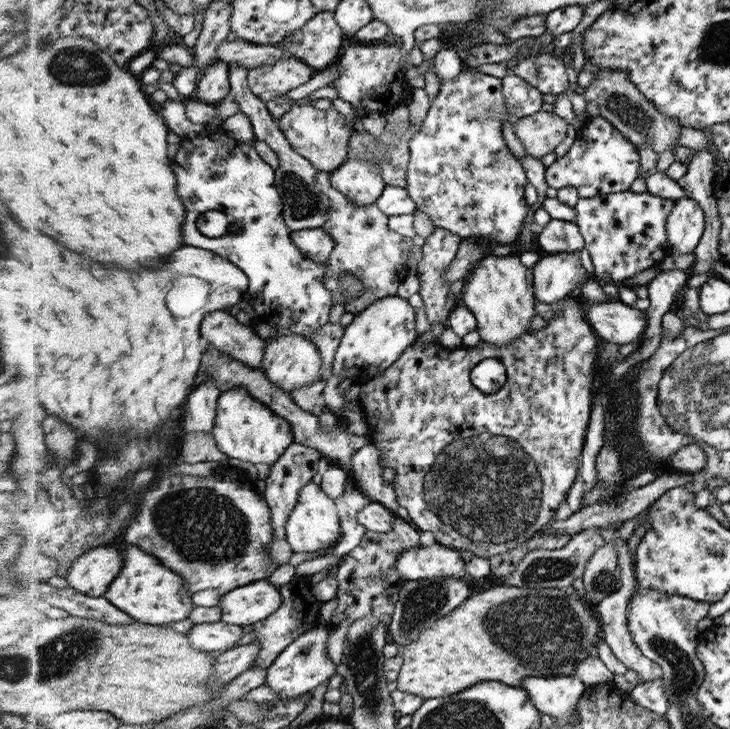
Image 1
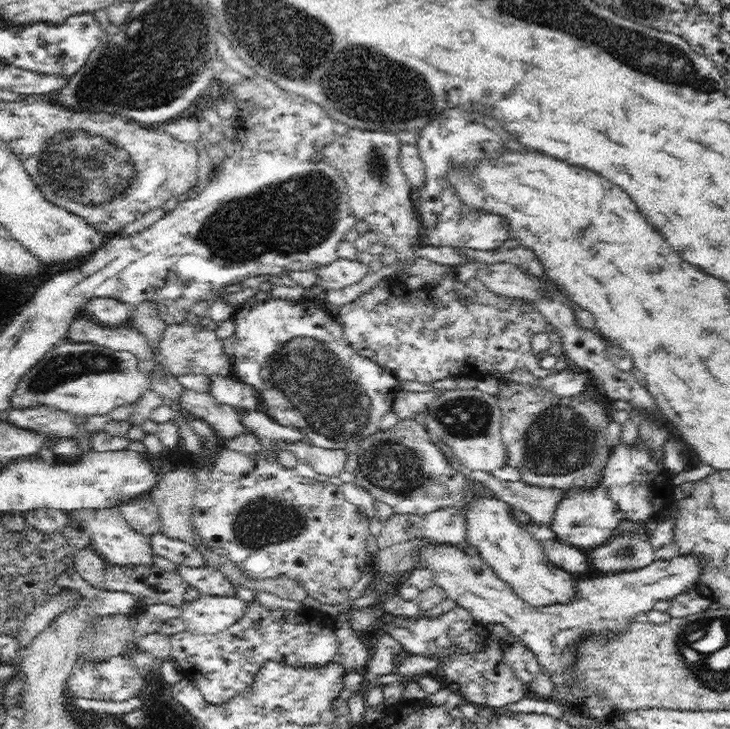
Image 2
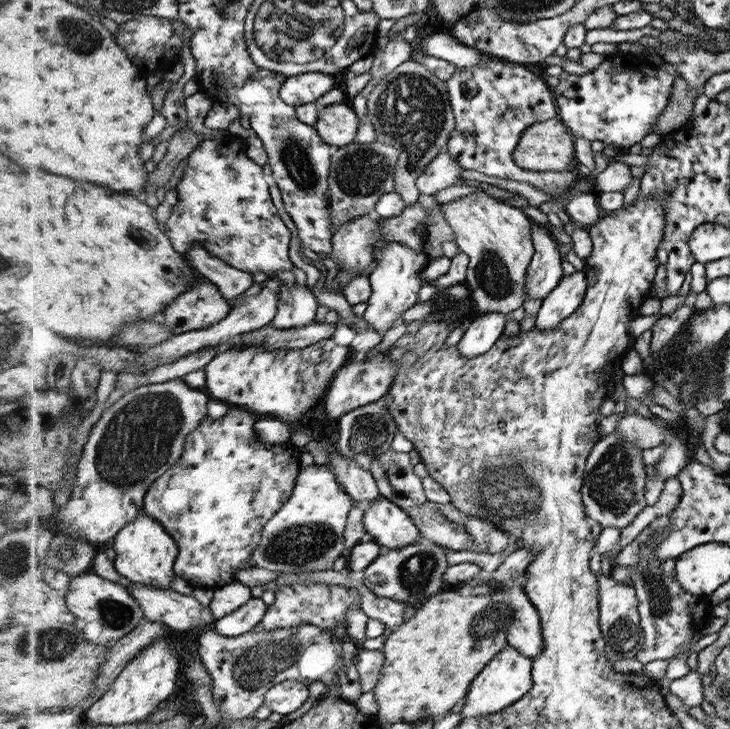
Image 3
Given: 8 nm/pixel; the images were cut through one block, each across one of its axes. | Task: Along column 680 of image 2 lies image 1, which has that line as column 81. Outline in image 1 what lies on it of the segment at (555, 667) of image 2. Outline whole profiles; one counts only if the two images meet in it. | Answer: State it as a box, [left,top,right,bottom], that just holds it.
[67,544,127,597]

